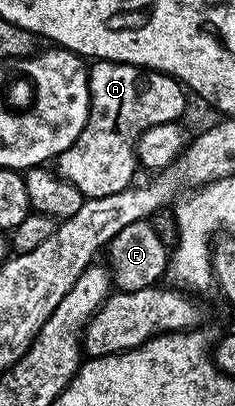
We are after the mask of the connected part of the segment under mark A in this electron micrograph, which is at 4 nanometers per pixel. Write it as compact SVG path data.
M94 61L89 66L89 119L83 132L79 132L75 144L71 144L71 148L67 148L56 158L56 173L63 180L75 184L75 188L79 188L85 199L115 196L115 192L123 192L132 187L135 182L133 177L139 174L137 137L152 126L178 121L185 110L185 94L187 95L186 87L170 74L144 70L141 66L122 62Z

